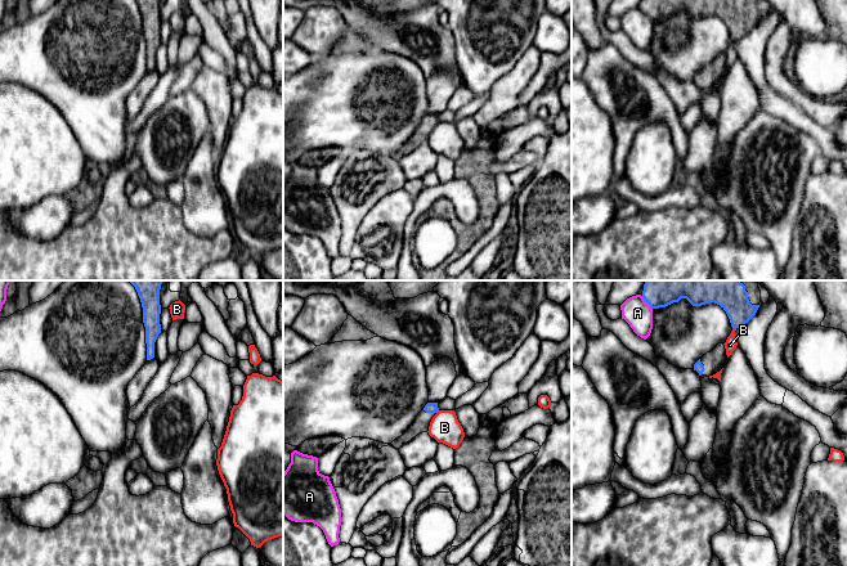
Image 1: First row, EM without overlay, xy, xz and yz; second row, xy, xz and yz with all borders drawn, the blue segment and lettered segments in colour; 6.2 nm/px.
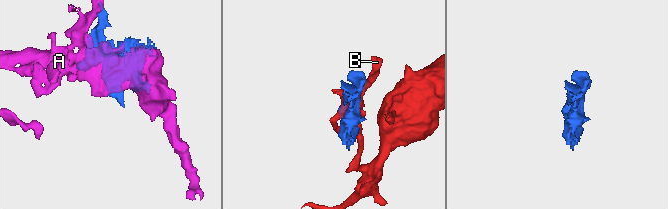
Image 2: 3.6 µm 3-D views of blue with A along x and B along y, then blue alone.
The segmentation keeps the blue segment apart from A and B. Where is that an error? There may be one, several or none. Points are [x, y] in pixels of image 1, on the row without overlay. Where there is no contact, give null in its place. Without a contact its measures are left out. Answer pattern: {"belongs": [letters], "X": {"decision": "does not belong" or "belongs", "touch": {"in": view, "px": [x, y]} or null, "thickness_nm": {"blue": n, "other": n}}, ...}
{"belongs": [], "A": {"decision": "does not belong", "touch": {"in": "yz", "px": [646, 13]}, "thickness_nm": {"blue": 130, "other": 170}}, "B": {"decision": "does not belong", "touch": {"in": "xz", "px": [437, 122]}, "thickness_nm": {"blue": 60, "other": 190}}}

